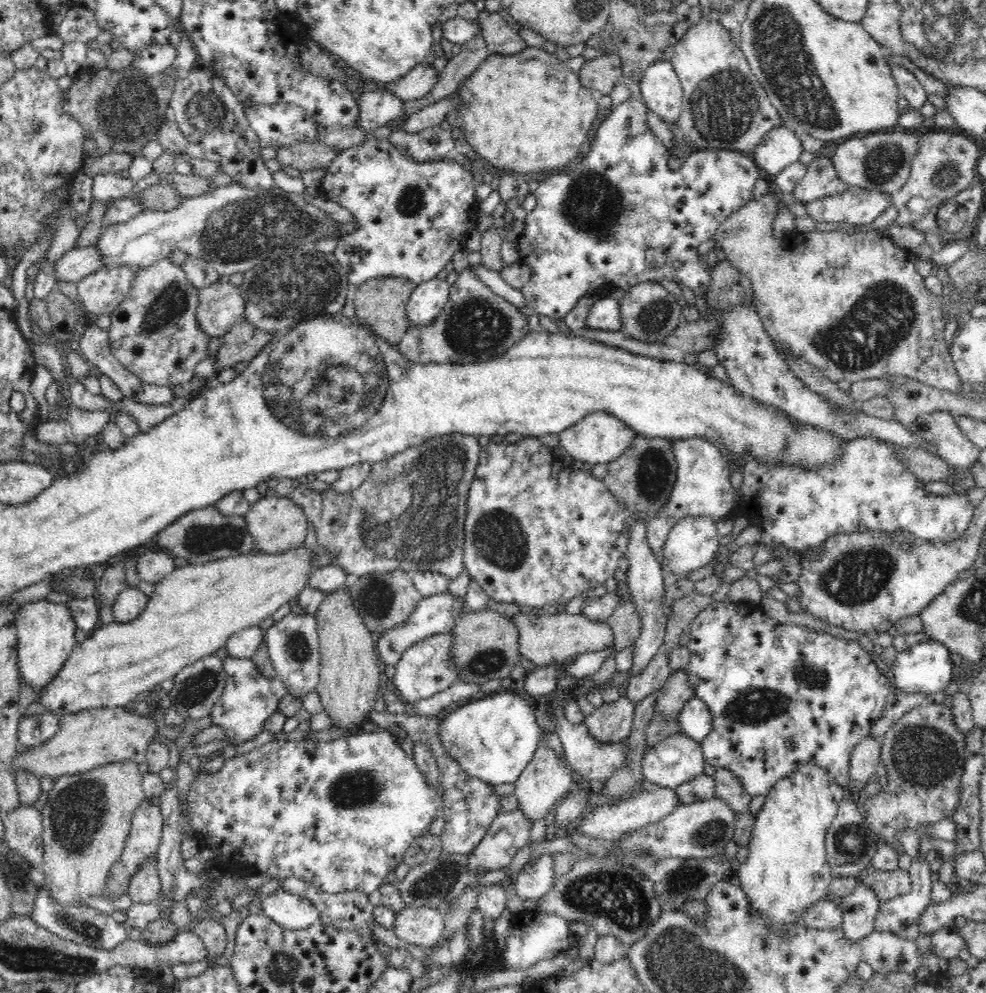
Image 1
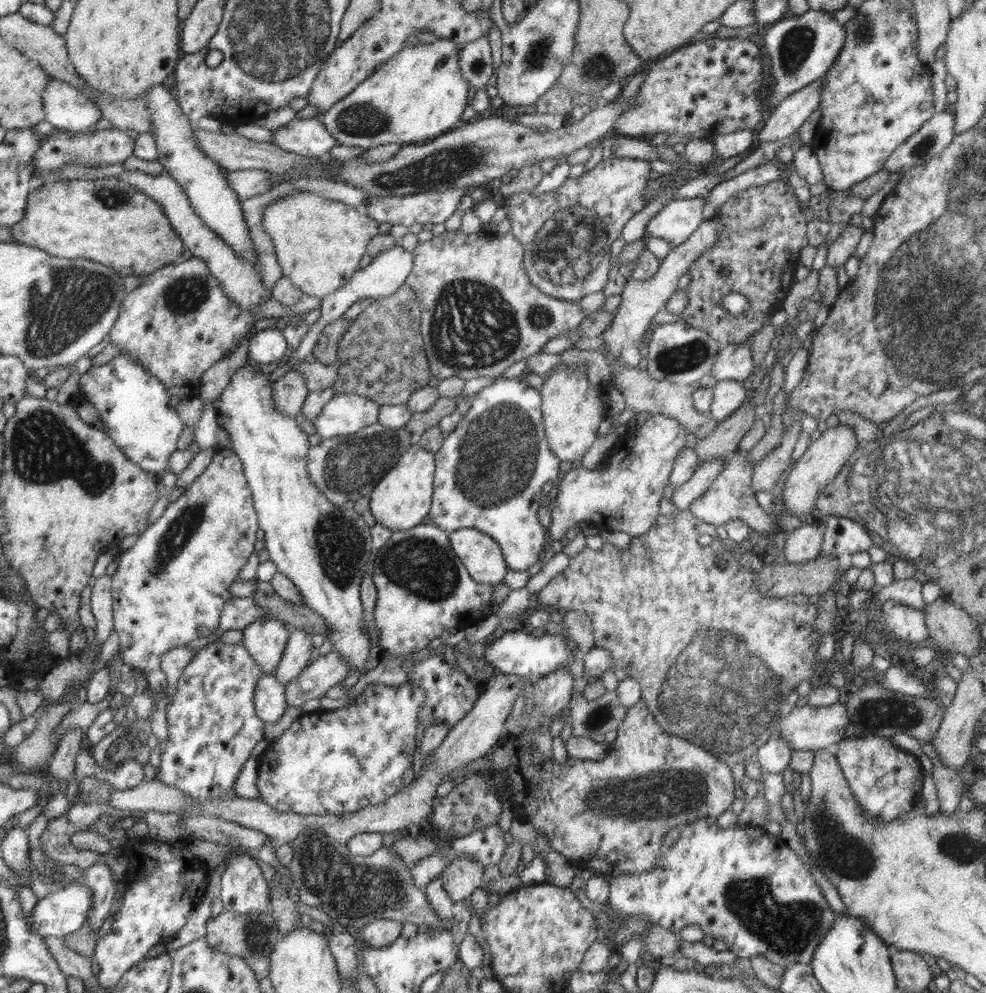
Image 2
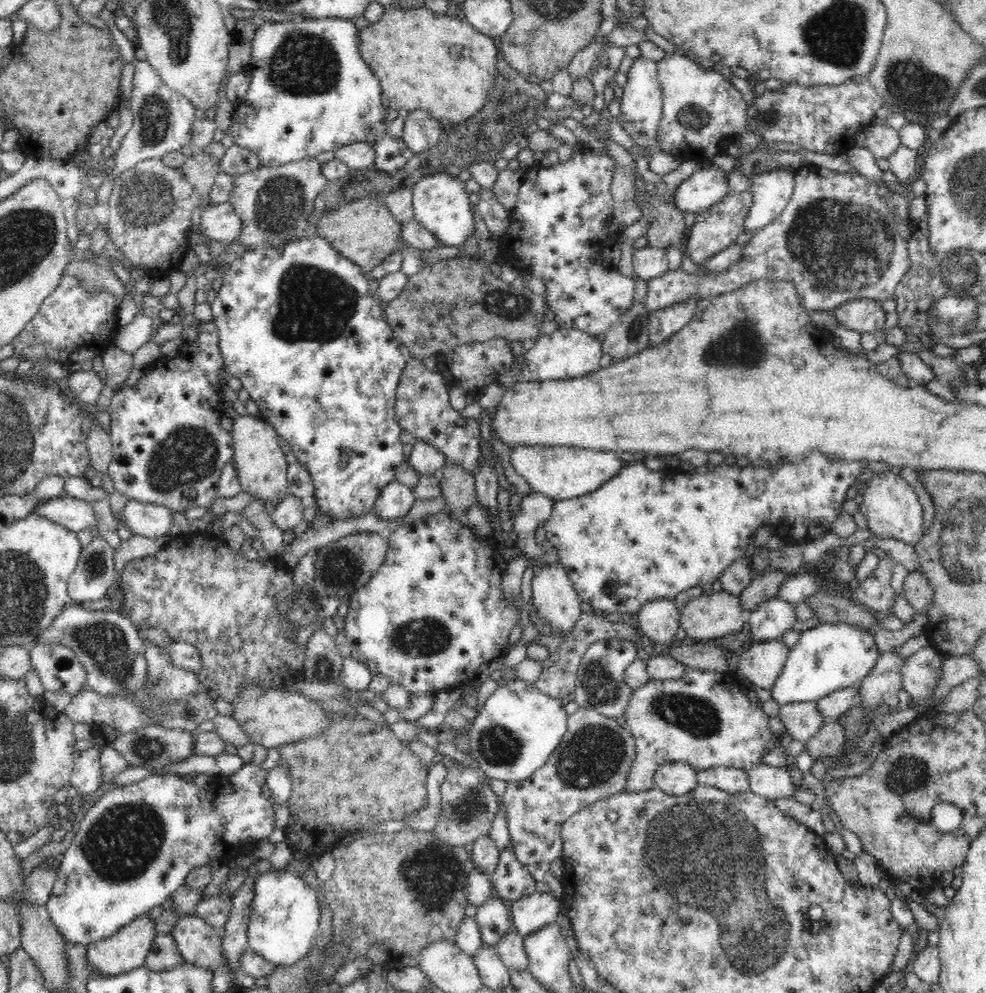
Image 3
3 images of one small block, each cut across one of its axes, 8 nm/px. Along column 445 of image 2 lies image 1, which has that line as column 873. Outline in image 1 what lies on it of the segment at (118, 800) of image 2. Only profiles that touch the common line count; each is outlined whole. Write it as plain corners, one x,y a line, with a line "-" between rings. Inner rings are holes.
869,736
864,737
852,752
850,759
850,778
852,782
856,782
860,788
868,784
868,780
875,779
876,766
881,761
882,744
875,738

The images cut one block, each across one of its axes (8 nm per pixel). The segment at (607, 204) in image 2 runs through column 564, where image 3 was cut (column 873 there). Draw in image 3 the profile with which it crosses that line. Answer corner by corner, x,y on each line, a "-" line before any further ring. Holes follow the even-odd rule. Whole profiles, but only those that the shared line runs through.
806,164
795,170
794,182
793,193
786,210
778,219
770,222
770,225
758,229
753,234
744,245
744,254
736,264
724,272
712,275
704,275
701,271
691,274
680,269
668,270
662,276
647,281
648,292
643,305
649,311
655,311
682,302
688,297
700,300
732,292
759,278
792,281
798,291
800,303
808,311
831,312
840,304
858,298
879,302
892,299
896,287
910,268
910,257
907,240
900,235
896,227
899,221
892,213
892,206
880,197
878,183
863,177
858,171
839,173
813,164

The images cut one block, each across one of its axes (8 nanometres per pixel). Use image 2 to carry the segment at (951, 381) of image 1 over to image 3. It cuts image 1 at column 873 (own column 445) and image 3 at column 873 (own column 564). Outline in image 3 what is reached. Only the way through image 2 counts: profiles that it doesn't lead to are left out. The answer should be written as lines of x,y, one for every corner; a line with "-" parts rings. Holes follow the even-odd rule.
858,298
840,304
830,312
836,318
836,324
841,324
850,330
860,333
874,333
883,330
886,320
886,311
882,309
881,302
868,298

